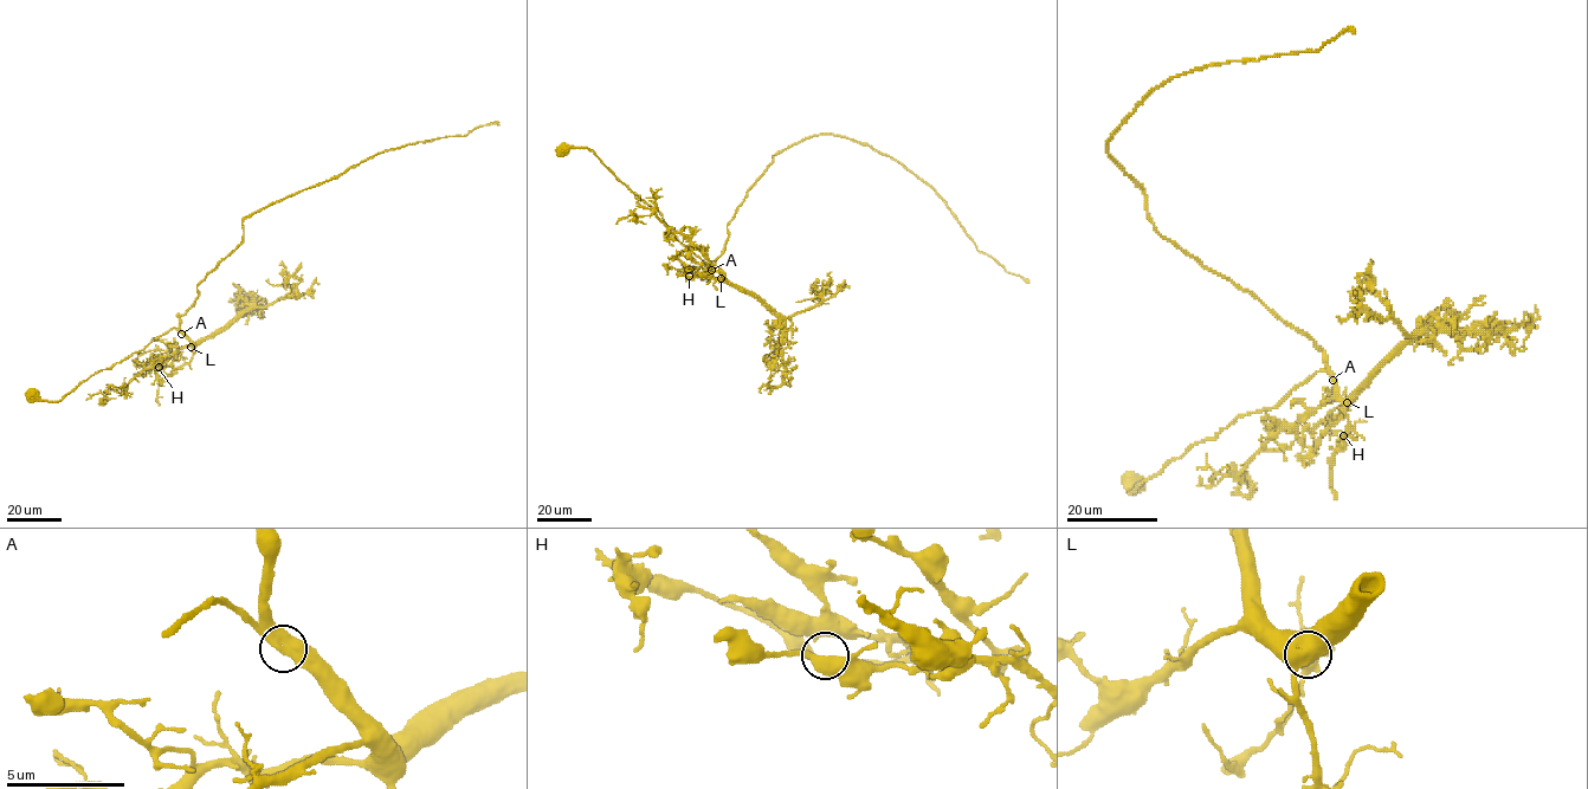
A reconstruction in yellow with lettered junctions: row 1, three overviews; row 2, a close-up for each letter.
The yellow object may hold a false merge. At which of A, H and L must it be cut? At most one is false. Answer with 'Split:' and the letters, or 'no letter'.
Split: no letter

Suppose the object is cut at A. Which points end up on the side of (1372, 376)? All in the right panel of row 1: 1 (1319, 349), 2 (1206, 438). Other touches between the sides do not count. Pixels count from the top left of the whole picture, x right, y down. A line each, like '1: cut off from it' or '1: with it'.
1: with it
2: cut off from it

